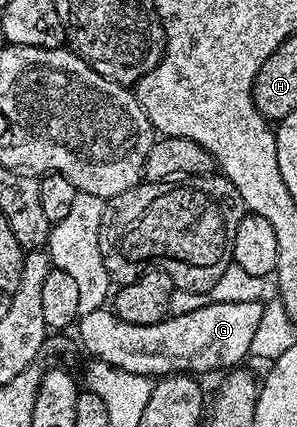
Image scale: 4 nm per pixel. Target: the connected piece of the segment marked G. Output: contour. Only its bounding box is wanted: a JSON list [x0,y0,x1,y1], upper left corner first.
[76,301,265,378]

